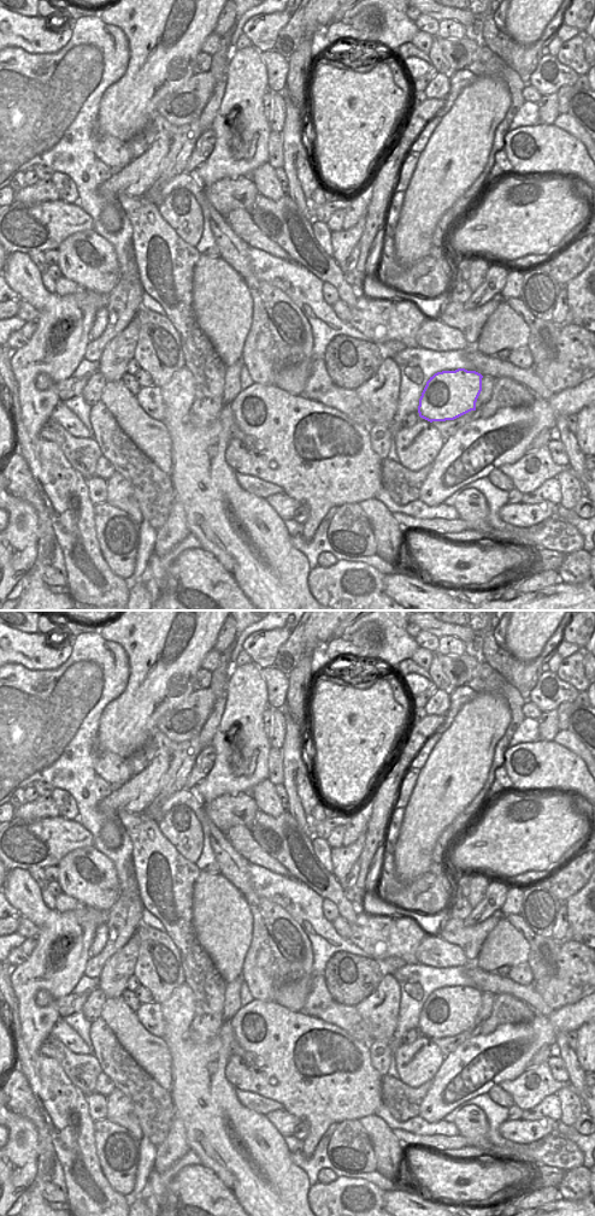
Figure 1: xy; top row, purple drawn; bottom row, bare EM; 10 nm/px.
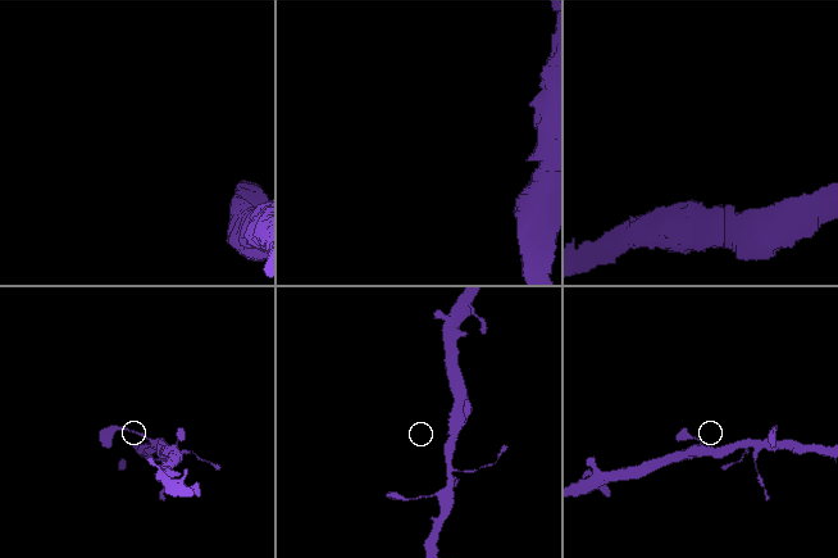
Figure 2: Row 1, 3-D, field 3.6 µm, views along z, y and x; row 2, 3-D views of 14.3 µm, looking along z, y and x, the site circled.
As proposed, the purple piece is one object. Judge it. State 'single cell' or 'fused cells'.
fused cells

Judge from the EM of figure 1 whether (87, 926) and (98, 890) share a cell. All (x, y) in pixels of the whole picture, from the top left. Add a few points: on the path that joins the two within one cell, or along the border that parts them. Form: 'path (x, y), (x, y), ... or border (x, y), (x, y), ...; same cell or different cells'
border (78, 902), (109, 910); different cells

